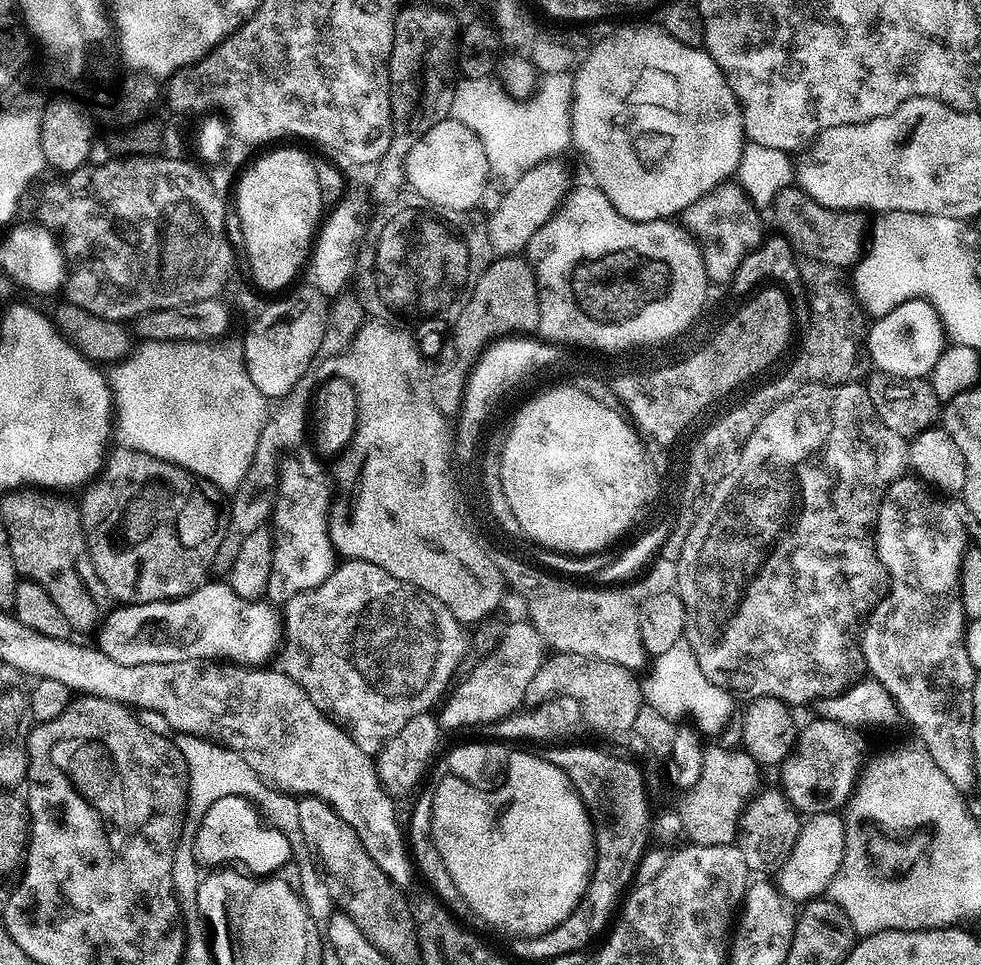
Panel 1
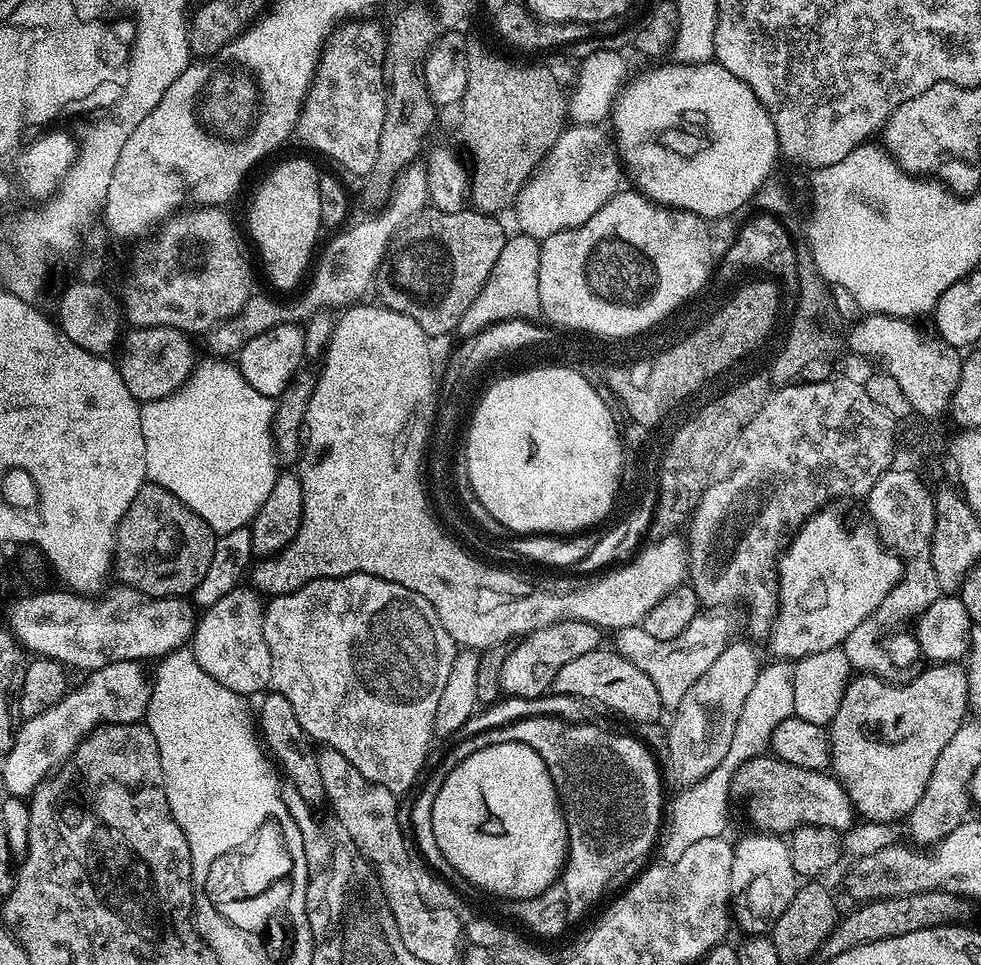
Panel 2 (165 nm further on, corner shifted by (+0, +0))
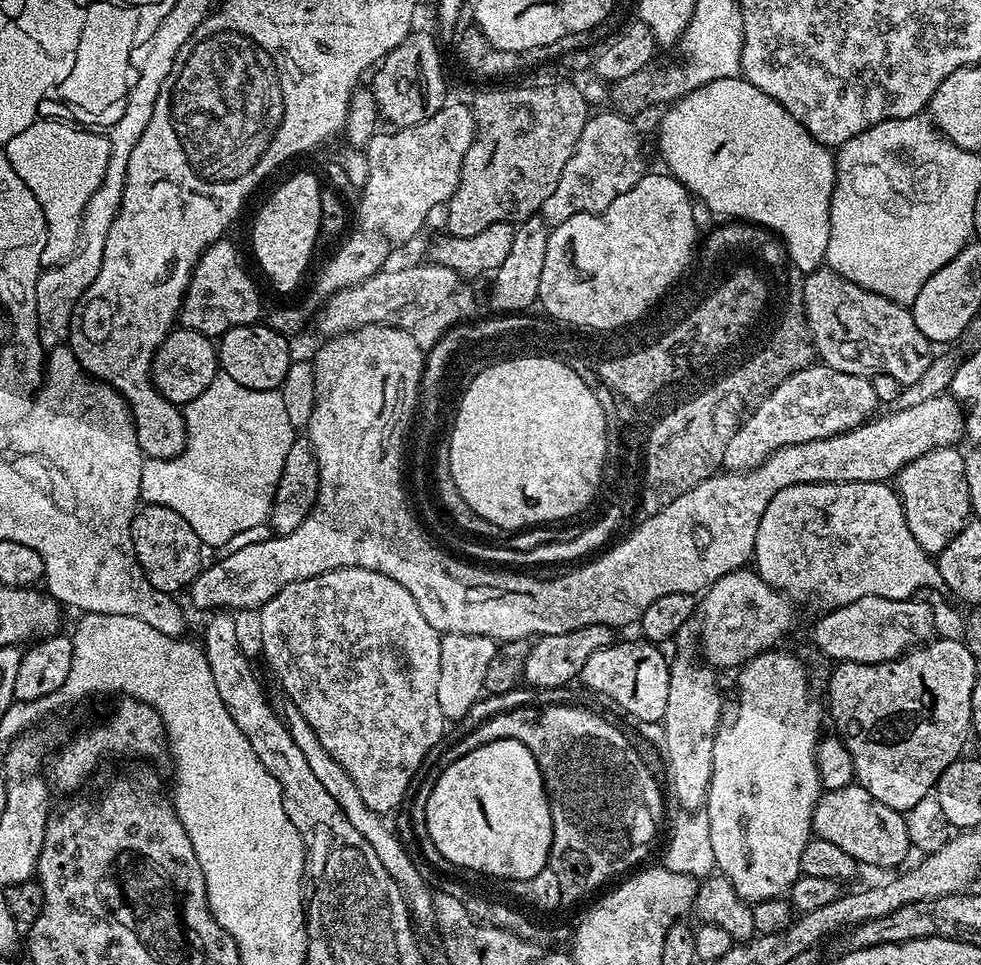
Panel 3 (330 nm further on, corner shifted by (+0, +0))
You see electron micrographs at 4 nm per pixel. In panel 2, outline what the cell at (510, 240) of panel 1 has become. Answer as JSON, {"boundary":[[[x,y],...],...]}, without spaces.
{"boundary":[[[600,126],[565,127],[558,142],[544,155],[540,167],[524,184],[514,201],[516,224],[525,236],[543,241],[548,236],[586,223],[615,192],[621,191],[622,165],[613,137]]]}

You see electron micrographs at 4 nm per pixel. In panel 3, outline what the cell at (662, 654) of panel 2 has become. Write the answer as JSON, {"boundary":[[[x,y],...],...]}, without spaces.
{"boundary":[[[745,566],[718,578],[712,587],[703,593],[698,604],[698,648],[703,659],[717,670],[723,668],[739,669],[745,660],[751,660],[760,652],[766,652],[777,647],[780,638],[792,624],[793,601],[776,588],[763,581],[757,571]]]}

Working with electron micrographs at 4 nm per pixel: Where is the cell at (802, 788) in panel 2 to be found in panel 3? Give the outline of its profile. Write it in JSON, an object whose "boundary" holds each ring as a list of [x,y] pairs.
{"boundary":[[[855,782],[842,790],[821,791],[820,800],[814,806],[812,831],[815,839],[834,842],[834,846],[846,850],[850,858],[861,865],[869,864],[872,868],[899,869],[899,864],[907,858],[908,850],[913,847],[907,832],[905,813],[882,806],[874,794]]]}

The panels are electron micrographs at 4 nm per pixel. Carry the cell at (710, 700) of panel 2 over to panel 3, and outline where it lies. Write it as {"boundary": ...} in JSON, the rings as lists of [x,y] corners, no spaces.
{"boundary":[[[804,483],[780,490],[762,514],[755,539],[753,563],[763,581],[797,598],[810,598],[831,610],[849,605],[864,596],[911,599],[926,587],[943,591],[941,571],[935,559],[922,550],[906,522],[903,499],[890,488],[878,483]]]}

